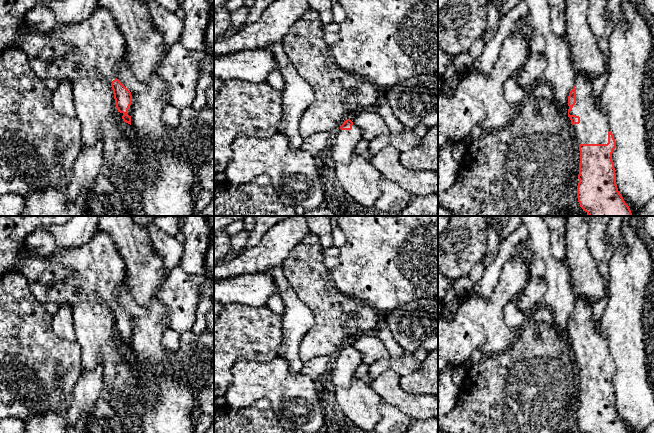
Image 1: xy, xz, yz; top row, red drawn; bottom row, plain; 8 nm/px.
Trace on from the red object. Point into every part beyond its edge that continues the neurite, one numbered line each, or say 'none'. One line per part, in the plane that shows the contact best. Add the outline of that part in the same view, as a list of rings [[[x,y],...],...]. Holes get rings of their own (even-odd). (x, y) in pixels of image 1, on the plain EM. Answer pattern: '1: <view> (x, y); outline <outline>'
1: yz (593, 352); outline [[[579,296],[576,298],[575,312],[576,327],[569,338],[580,341],[580,347],[572,349],[578,368],[607,368],[610,352],[601,324],[592,318],[593,305]]]

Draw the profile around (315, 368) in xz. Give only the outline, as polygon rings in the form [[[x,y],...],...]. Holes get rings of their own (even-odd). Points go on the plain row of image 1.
[[[330,356],[315,357],[304,363],[300,370],[300,374],[306,375],[318,382],[323,378],[330,363],[332,363]]]

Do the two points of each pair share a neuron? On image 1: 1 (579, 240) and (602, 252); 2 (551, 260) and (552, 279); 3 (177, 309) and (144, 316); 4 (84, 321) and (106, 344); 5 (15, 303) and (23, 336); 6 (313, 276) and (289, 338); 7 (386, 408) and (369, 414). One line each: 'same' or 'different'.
1: different
2: same
3: different
4: same
5: same
6: different
7: different

